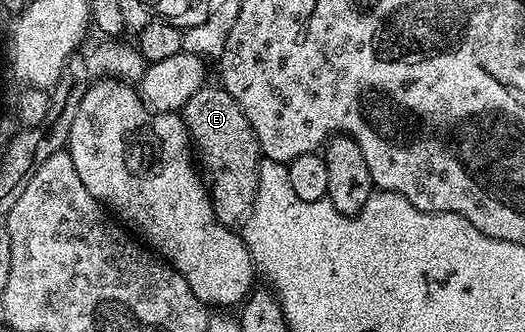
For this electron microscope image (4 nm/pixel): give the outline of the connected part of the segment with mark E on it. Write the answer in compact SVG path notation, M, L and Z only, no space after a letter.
M206 83L187 99L183 116L219 223L240 226L255 201L257 172L263 160L261 144L247 115L243 115L239 103L220 84Z

